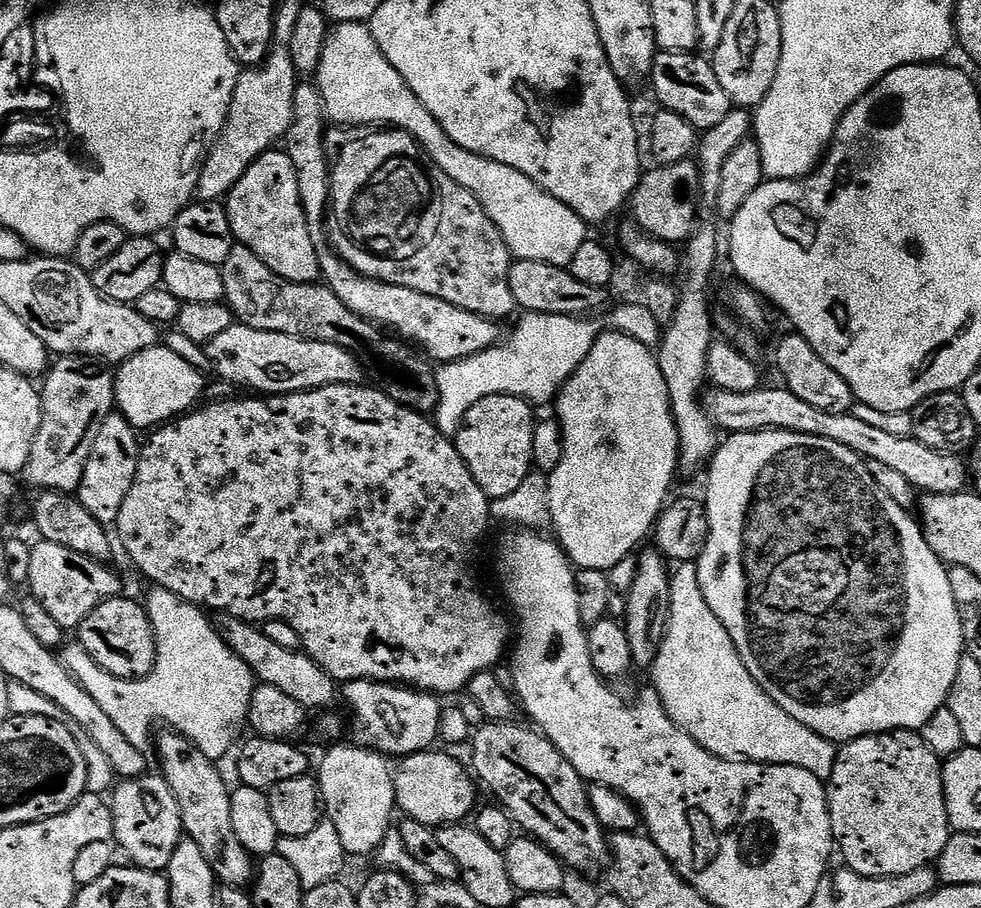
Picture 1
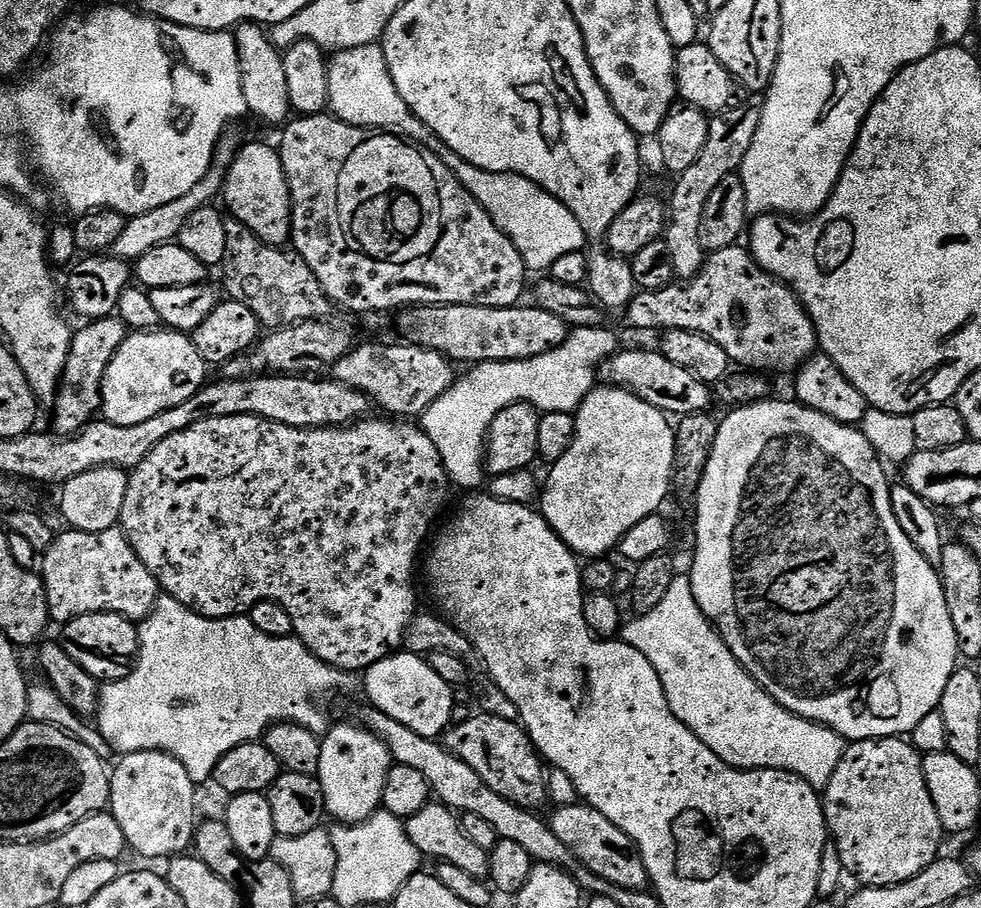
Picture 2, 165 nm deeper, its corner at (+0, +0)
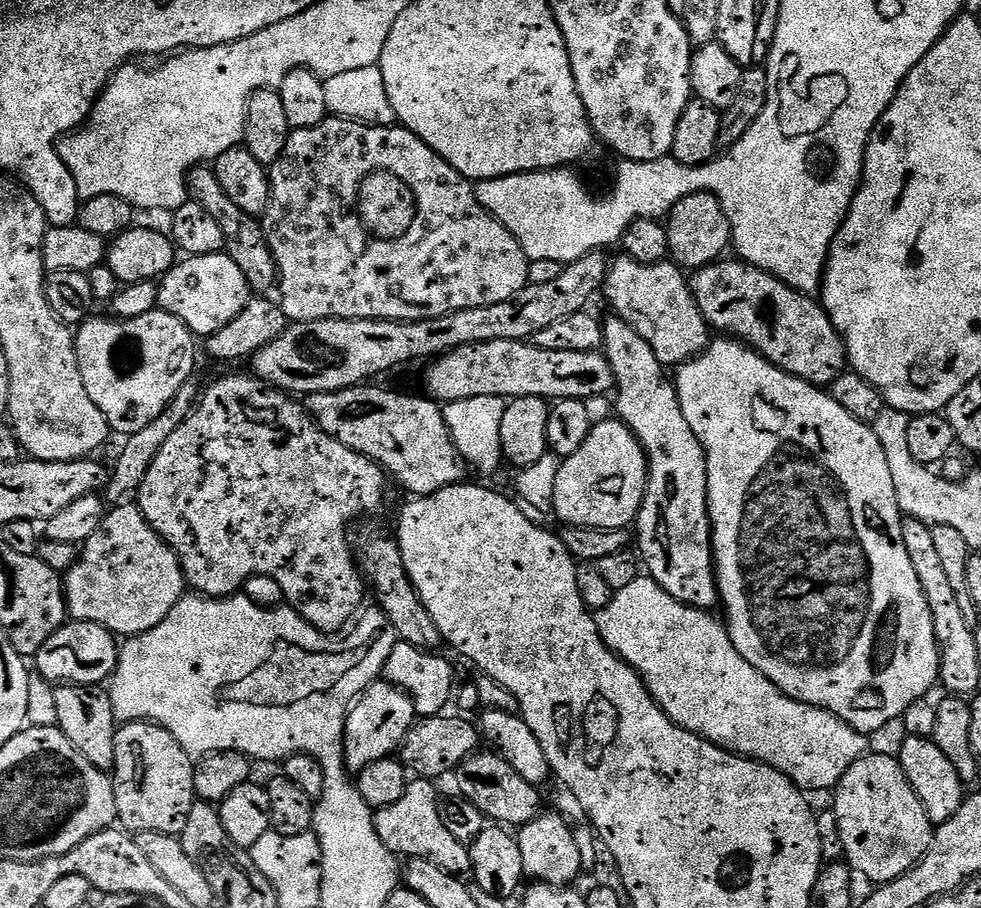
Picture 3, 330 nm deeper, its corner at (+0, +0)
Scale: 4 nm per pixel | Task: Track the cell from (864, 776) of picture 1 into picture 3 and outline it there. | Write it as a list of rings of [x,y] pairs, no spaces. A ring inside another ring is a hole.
[[[874,752],[864,755],[854,762],[854,766],[850,766],[850,770],[846,770],[846,774],[842,774],[834,789],[834,811],[844,847],[843,859],[853,873],[860,875],[861,872],[866,879],[873,880],[873,885],[879,886],[902,878],[902,874],[920,863],[932,841],[934,826],[918,794],[914,794],[914,786],[910,786],[899,759],[895,755],[883,756],[880,752]]]

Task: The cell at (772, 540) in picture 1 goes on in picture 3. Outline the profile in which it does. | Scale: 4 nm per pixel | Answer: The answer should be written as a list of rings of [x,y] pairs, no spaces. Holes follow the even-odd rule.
[[[735,338],[716,339],[713,339],[700,355],[695,356],[686,364],[679,365],[677,372],[680,373],[674,376],[674,383],[682,406],[682,414],[686,414],[686,422],[690,422],[690,430],[694,430],[698,442],[704,445],[704,453],[708,459],[708,513],[712,523],[712,557],[716,559],[716,586],[720,590],[720,604],[722,609],[724,608],[725,617],[723,616],[723,619],[726,621],[730,634],[730,642],[734,642],[734,650],[738,650],[742,654],[742,658],[746,658],[750,662],[750,666],[757,668],[768,681],[774,686],[778,686],[778,690],[782,690],[782,694],[803,704],[833,712],[854,730],[873,734],[872,732],[878,731],[879,728],[886,727],[891,720],[899,721],[907,708],[914,706],[914,702],[925,699],[929,695],[928,691],[934,686],[937,687],[940,678],[940,644],[936,640],[934,632],[934,618],[930,612],[930,602],[926,602],[926,594],[922,590],[922,582],[918,582],[918,574],[910,562],[910,554],[906,554],[906,542],[902,542],[904,520],[898,506],[898,498],[894,494],[894,478],[890,478],[890,466],[886,463],[886,450],[882,450],[882,442],[878,442],[876,433],[872,431],[871,427],[848,413],[823,387],[786,374],[753,348]]]

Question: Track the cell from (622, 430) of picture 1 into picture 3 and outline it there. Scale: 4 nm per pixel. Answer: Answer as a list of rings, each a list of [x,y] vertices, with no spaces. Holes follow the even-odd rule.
[[[609,418],[593,423],[586,442],[578,454],[567,457],[558,470],[552,507],[554,515],[565,520],[565,525],[577,524],[583,528],[628,528],[640,515],[644,491],[648,488],[648,458],[640,439],[619,418]]]

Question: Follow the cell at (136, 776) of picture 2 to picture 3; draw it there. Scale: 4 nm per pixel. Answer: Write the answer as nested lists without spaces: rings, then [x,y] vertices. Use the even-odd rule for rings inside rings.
[[[147,720],[120,724],[114,738],[114,771],[111,773],[117,821],[132,834],[157,832],[179,837],[180,832],[186,830],[186,818],[190,818],[190,810],[198,799],[195,790],[196,767],[193,757],[182,750],[174,734],[170,734],[162,725]]]

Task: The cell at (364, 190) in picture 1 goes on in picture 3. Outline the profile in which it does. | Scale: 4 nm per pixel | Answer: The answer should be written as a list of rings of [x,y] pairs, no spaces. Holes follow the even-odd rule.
[[[329,118],[318,126],[297,128],[288,135],[286,150],[282,150],[282,158],[278,158],[278,162],[274,162],[270,166],[268,181],[272,187],[272,200],[268,203],[268,209],[263,214],[262,227],[264,237],[267,238],[268,245],[271,246],[272,253],[276,259],[278,293],[280,292],[280,296],[278,295],[278,303],[289,322],[301,324],[302,322],[314,322],[315,320],[325,320],[326,318],[342,318],[343,320],[425,320],[426,318],[434,318],[435,316],[450,314],[458,310],[470,310],[474,306],[494,306],[494,302],[506,302],[506,298],[514,298],[521,290],[529,285],[528,266],[530,261],[526,253],[522,250],[522,246],[514,238],[514,234],[510,234],[510,230],[506,230],[506,226],[502,226],[502,222],[495,220],[480,205],[476,197],[473,181],[467,180],[461,172],[454,170],[454,166],[446,163],[433,148],[426,146],[426,142],[422,142],[422,138],[415,136],[409,128],[403,126],[377,128],[370,124],[360,124],[357,120],[341,120],[339,118]]]

